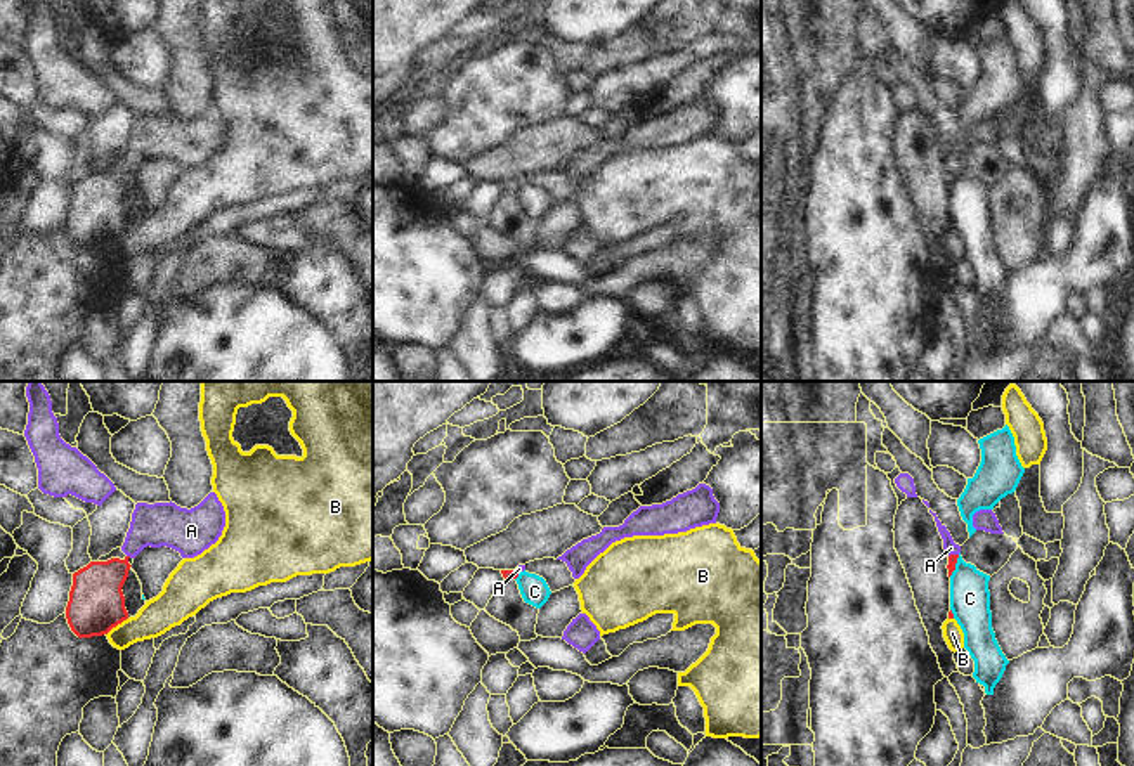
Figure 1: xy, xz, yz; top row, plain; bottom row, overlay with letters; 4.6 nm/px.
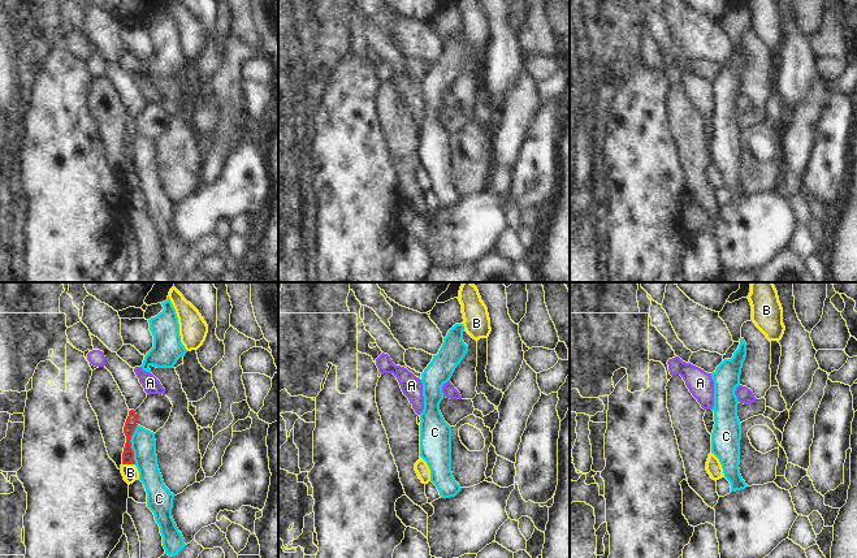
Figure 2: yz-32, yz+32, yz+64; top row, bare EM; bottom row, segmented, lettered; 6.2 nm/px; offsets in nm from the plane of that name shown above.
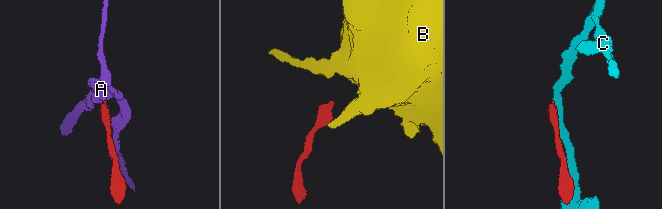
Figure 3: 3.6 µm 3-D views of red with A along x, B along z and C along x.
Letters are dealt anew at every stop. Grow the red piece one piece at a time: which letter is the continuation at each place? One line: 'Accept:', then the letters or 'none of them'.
Accept: A

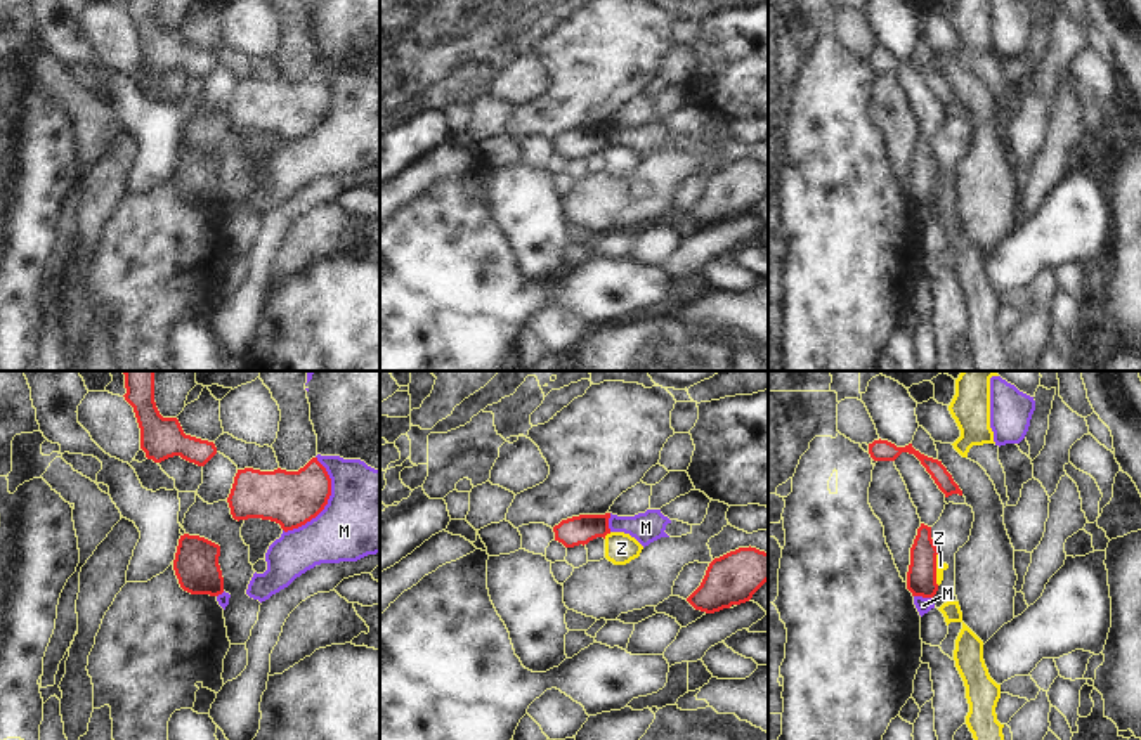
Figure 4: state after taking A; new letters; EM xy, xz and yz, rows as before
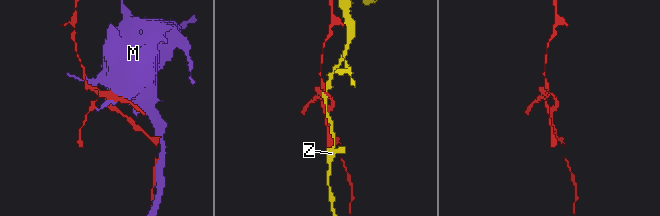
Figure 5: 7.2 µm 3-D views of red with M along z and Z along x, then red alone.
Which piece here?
Accept: none of them

